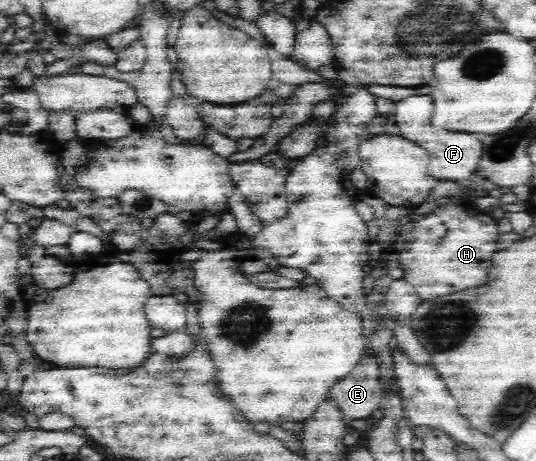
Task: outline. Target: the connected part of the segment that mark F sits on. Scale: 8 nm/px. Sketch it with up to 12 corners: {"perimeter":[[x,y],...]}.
{"perimeter":[[432,98],[396,102],[399,135],[428,151],[428,174],[472,196],[480,139],[434,130]]}

